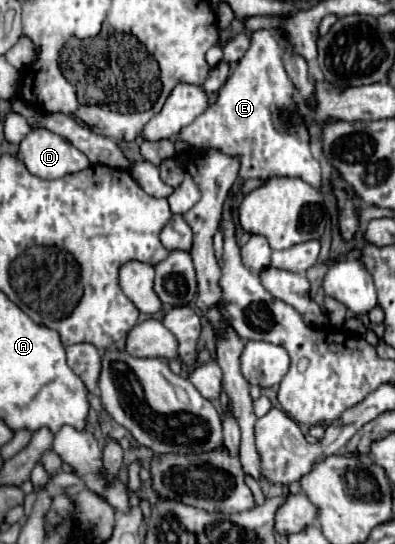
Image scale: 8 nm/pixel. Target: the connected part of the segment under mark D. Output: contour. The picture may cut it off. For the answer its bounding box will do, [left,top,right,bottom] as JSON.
[20,128,90,180]

